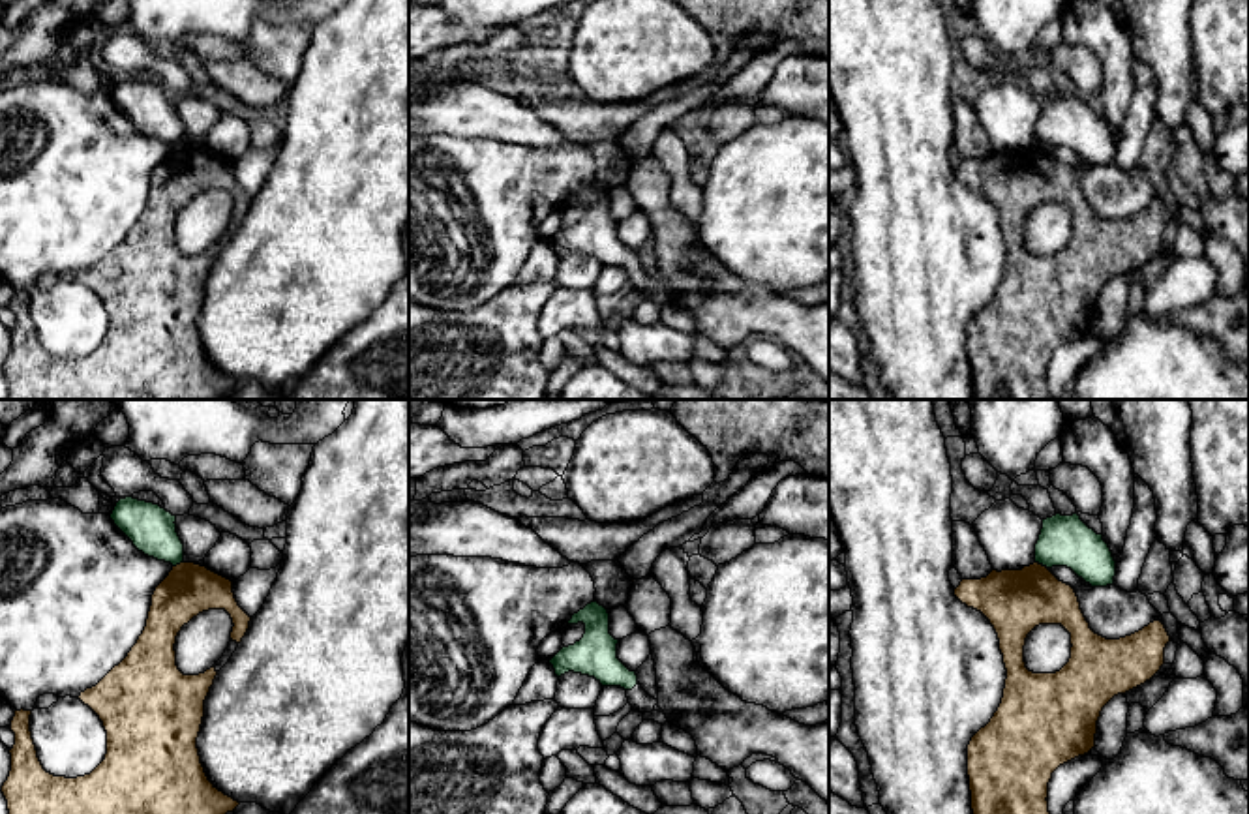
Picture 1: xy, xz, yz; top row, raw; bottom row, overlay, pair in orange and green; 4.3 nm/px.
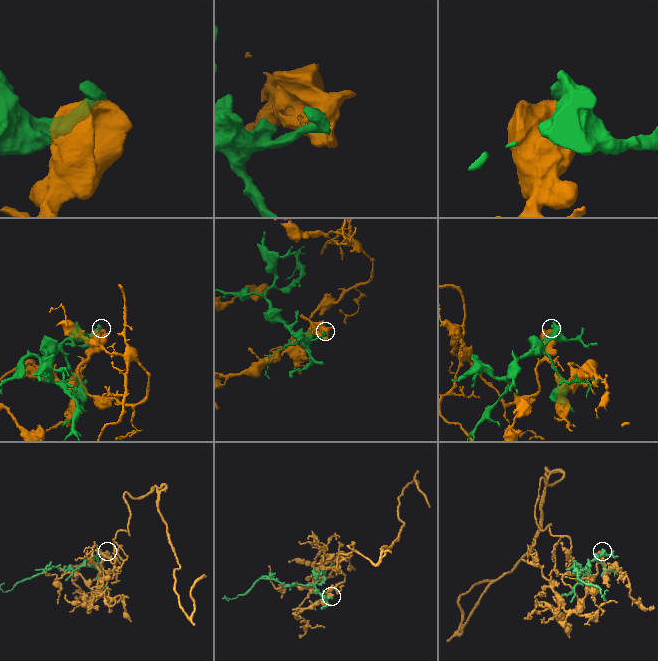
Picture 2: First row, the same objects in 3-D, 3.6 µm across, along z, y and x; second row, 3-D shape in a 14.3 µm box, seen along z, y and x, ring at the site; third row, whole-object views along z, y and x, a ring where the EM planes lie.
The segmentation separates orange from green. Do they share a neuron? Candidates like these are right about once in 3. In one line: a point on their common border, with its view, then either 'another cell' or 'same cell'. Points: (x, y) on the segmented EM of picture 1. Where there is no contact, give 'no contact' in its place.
yz (1041, 565) | another cell

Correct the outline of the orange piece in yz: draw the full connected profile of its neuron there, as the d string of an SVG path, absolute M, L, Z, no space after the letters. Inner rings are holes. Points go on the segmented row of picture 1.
M1039 563L1022 570L992 570L981 580L962 580L955 596L990 621L1007 670L998 711L968 745L971 810L973 814L1050 814L1046 797L1052 773L1095 746L1103 707L1161 670L1170 636L1161 621L1120 640L1095 634L1075 589ZM1039 625L1061 625L1071 634L1071 658L1056 673L1033 673L1026 668L1026 638Z

